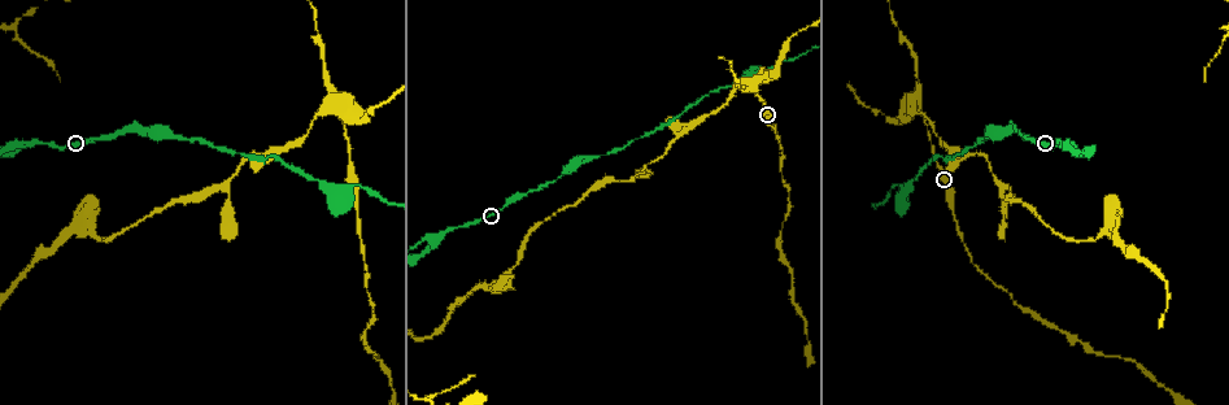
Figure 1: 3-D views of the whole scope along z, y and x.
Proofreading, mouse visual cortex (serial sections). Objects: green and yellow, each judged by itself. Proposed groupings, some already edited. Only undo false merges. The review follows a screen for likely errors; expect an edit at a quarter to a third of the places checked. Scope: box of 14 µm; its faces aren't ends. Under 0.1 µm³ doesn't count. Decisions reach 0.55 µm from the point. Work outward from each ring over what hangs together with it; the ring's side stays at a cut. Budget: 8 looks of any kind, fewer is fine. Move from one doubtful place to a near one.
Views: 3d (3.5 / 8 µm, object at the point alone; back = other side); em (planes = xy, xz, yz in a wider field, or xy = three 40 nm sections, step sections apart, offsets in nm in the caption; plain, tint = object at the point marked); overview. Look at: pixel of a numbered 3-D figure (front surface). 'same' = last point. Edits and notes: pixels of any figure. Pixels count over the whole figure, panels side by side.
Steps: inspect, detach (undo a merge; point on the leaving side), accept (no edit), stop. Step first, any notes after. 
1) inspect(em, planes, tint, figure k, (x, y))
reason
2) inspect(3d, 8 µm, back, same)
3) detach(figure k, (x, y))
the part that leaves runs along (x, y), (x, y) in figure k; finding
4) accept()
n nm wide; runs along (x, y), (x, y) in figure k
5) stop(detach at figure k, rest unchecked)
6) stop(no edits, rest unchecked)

inspect(3d, 8 µm, back, figure 1, (337, 198))
sharp bend

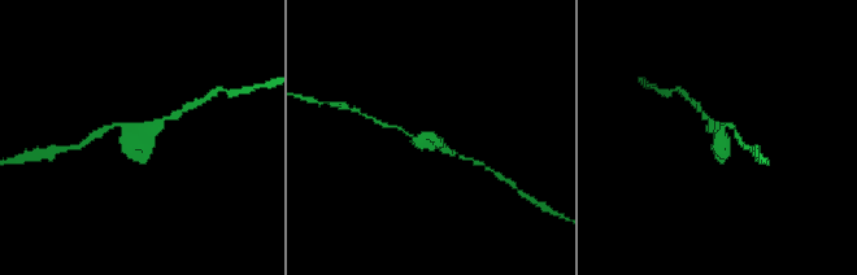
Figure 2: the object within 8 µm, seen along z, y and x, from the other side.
inspect(em, xy, step 1, tint, figure 2, (719, 141))

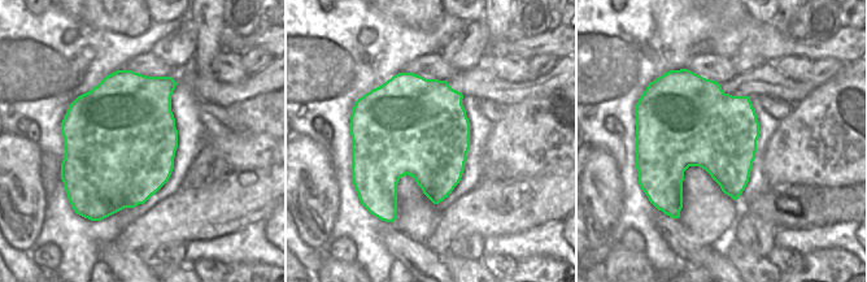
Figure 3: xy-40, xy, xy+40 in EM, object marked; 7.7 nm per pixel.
accept()
runs along (453, 153), (400, 130) in figure 2; one cell here

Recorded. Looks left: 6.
inspect(3d, 3.5 µm, back, figure 1, (751, 85))
thin arm on a thick one

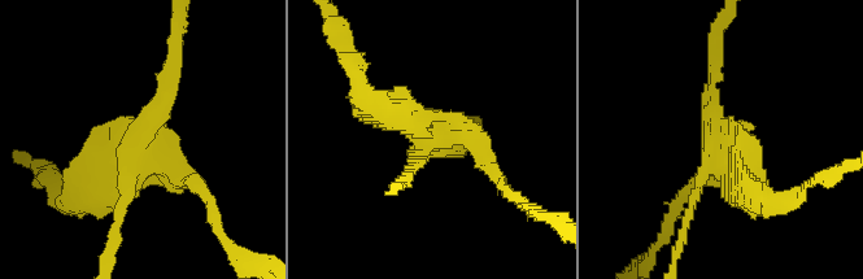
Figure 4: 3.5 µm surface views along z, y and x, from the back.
inspect(em, xy, step 1, tint, figure 4, (432, 135))
shape alone is not enough

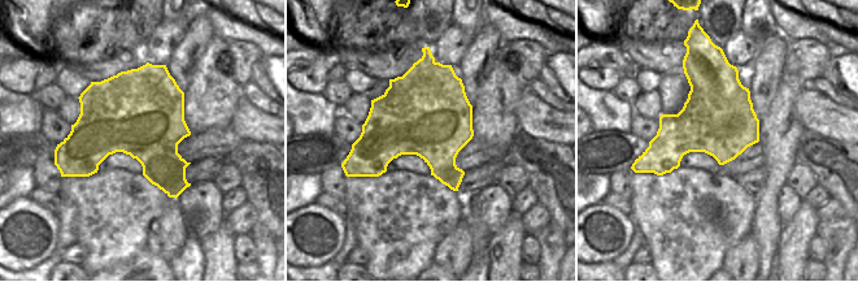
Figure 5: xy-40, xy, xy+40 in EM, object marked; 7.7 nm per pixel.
detach(figure 4, (744, 157))
the part that leaves runs along (426, 143), (465, 130), (501, 183) in figure 4; a second cell is stuck on

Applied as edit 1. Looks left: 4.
inspect(overview)

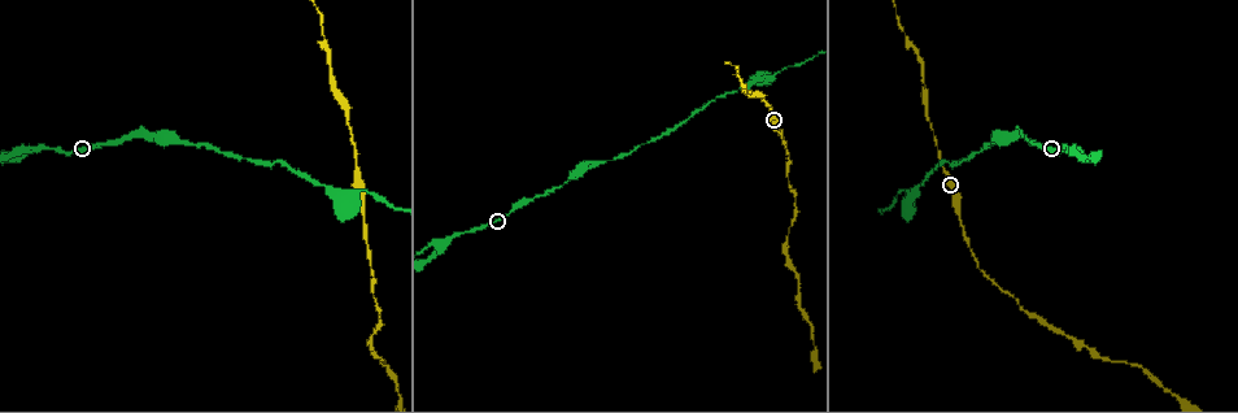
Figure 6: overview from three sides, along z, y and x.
inspect(3d, 3.5 µm, figure 6, (442, 244))
two arms at a narrow angle

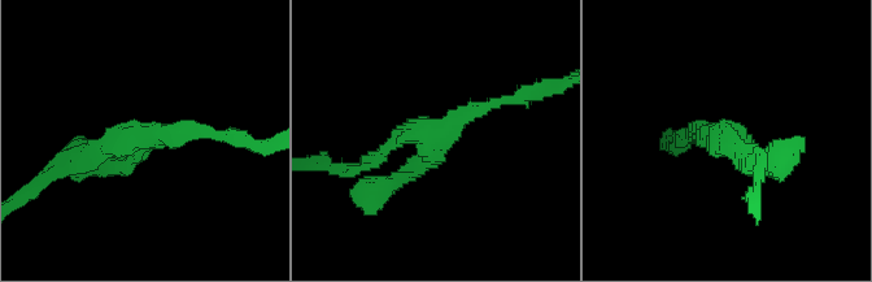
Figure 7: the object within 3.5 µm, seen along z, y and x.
inspect(em, xy, step 5, tint, figure 7, (730, 140))
3 arms; arms of 150, 150, 200 nm

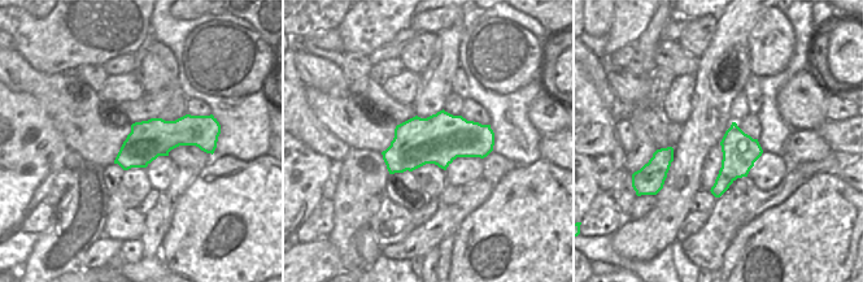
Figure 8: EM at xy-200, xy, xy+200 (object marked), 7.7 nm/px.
accept()
380 nm wide; runs along (508, 100), (463, 116), (427, 160), (379, 190) in figure 7; one cell here

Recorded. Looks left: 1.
stop(detach at figure 4, rest unchecked)

